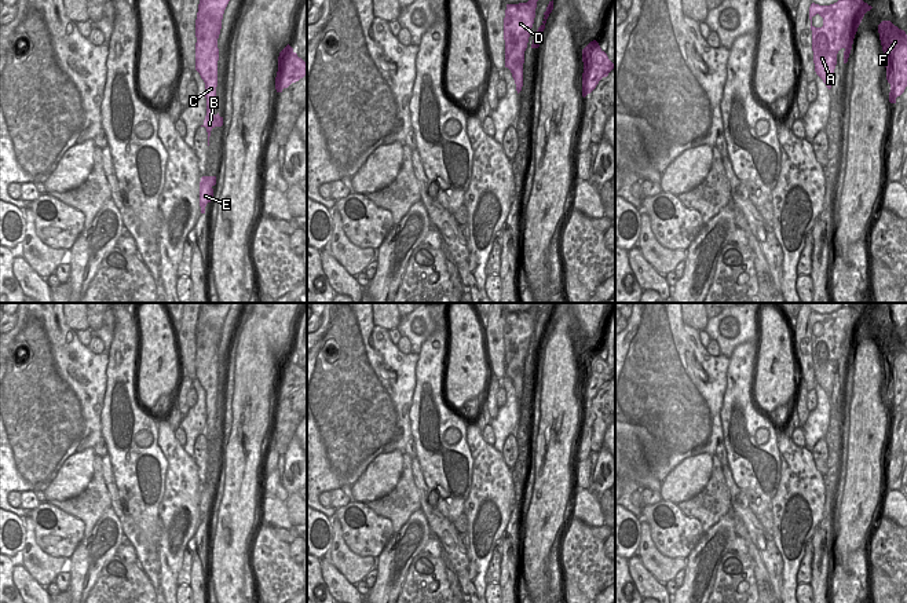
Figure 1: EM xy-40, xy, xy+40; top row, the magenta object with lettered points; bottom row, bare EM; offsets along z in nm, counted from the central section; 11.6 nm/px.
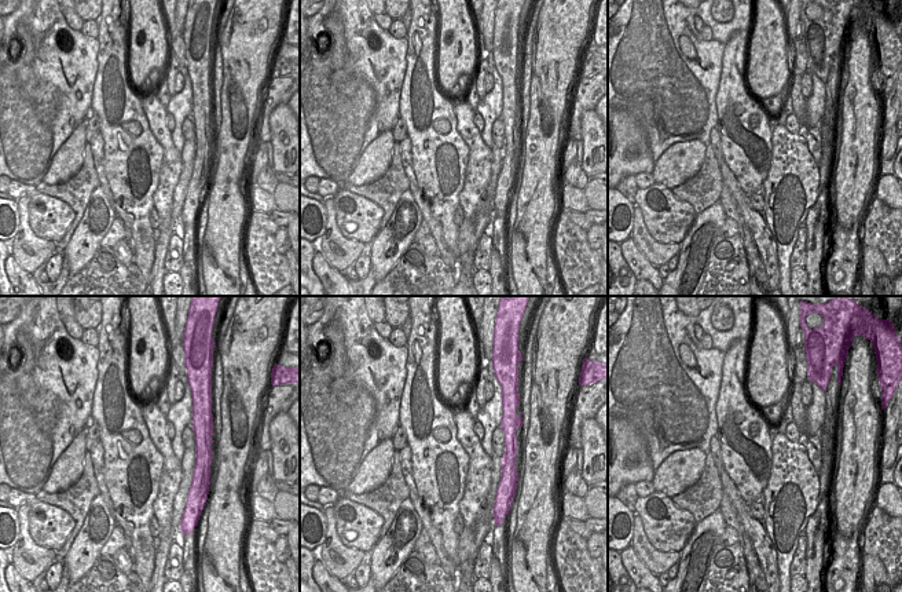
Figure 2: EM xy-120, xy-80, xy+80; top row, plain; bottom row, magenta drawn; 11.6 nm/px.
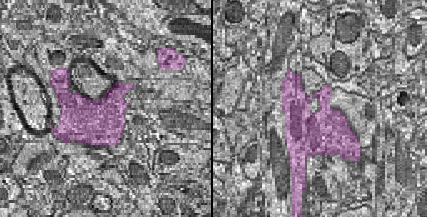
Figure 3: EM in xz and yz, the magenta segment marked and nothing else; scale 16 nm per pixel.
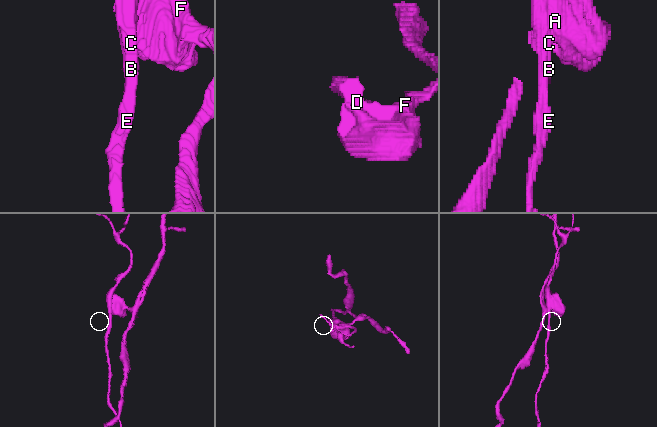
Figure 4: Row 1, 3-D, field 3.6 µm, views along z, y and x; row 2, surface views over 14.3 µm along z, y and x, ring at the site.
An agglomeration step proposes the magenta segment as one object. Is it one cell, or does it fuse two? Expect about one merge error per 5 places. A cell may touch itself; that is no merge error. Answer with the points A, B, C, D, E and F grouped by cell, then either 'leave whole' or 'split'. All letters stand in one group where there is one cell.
A D F / B C E | split

